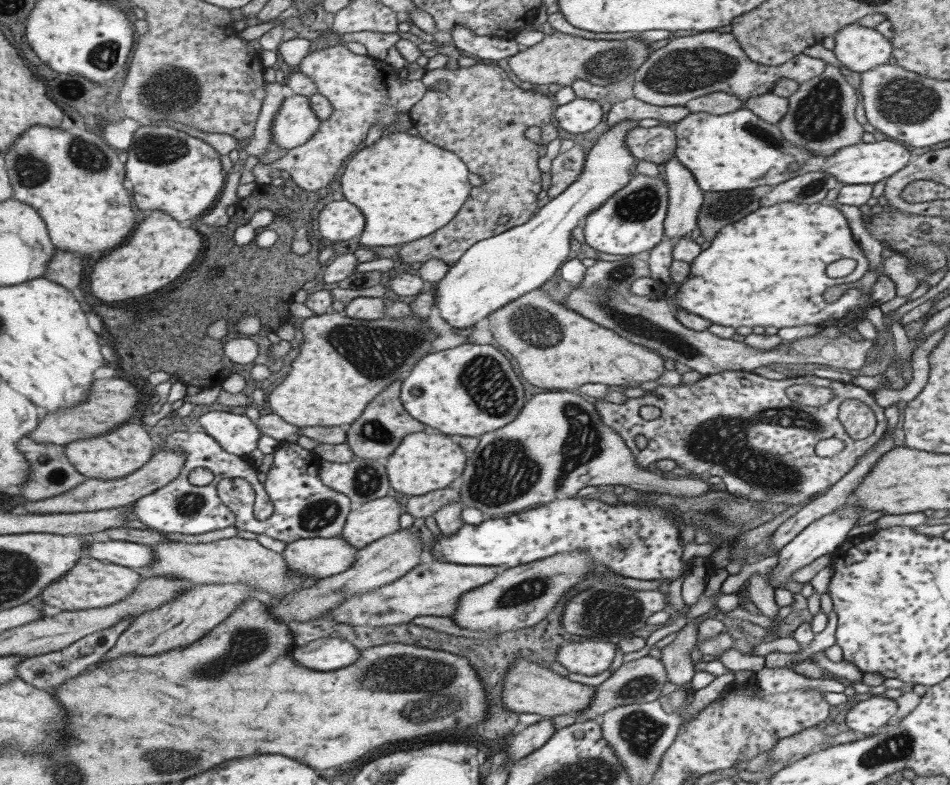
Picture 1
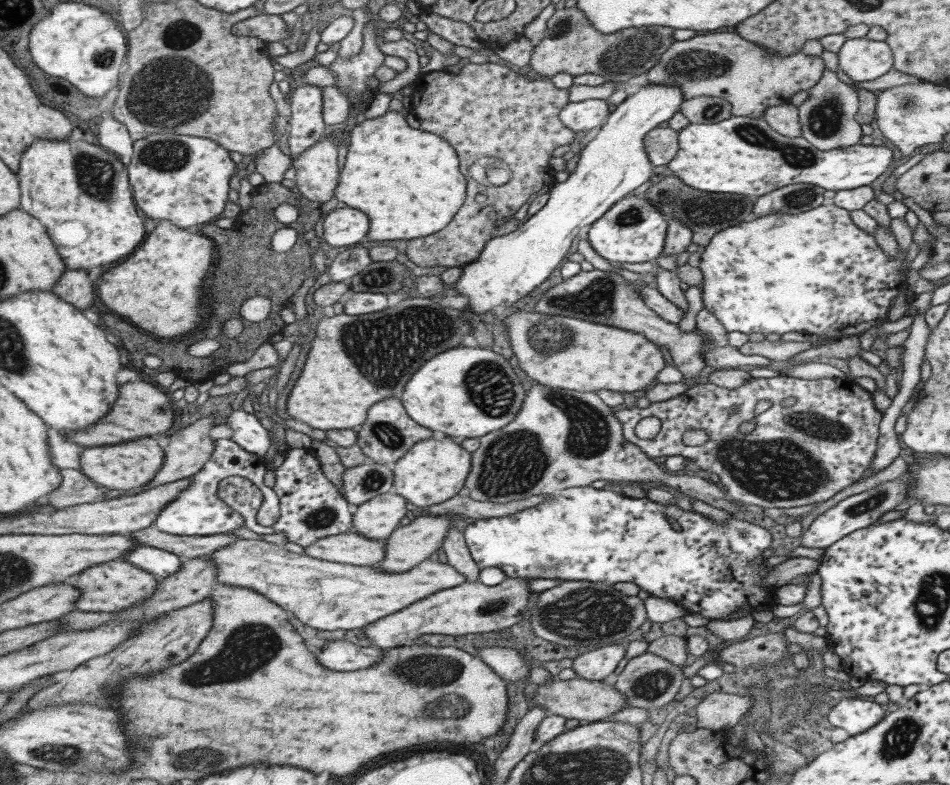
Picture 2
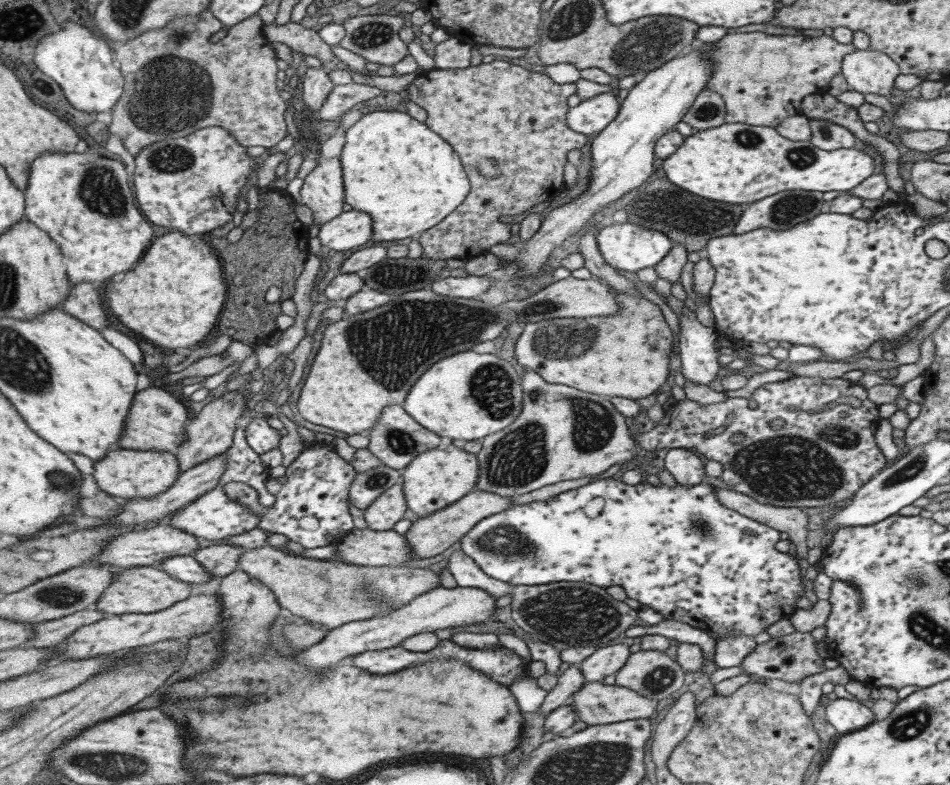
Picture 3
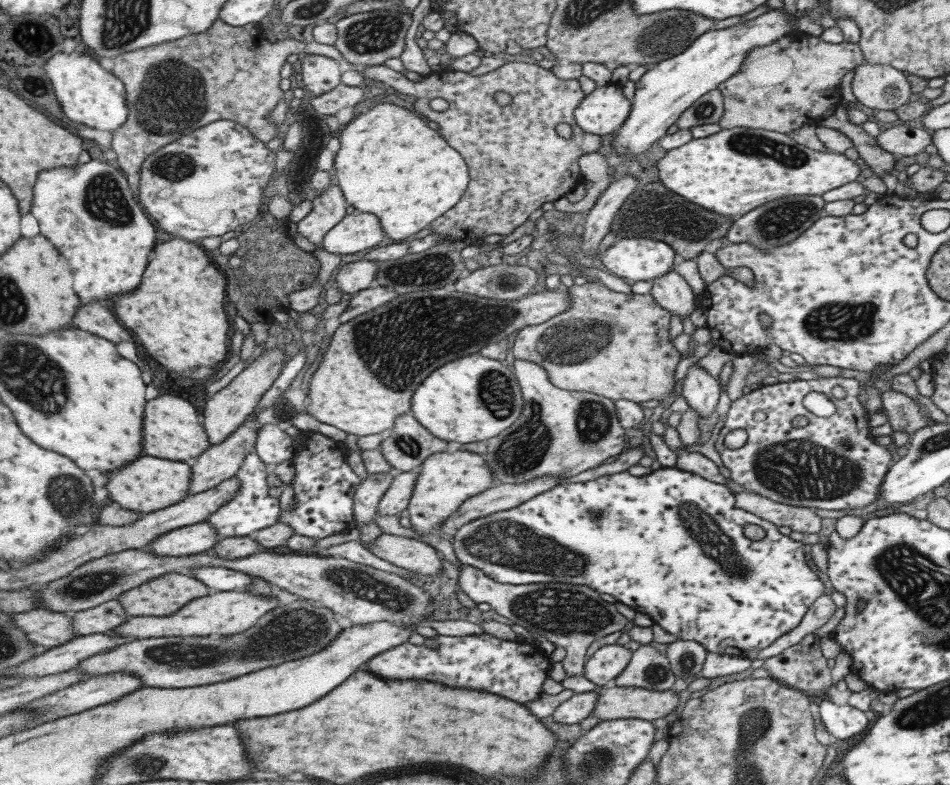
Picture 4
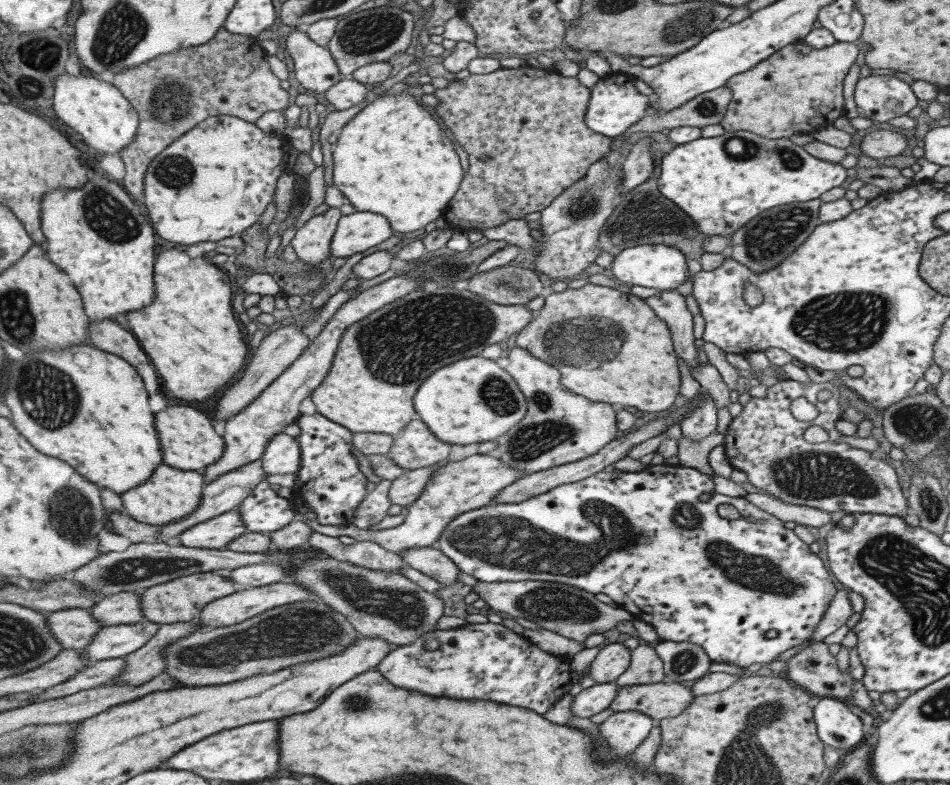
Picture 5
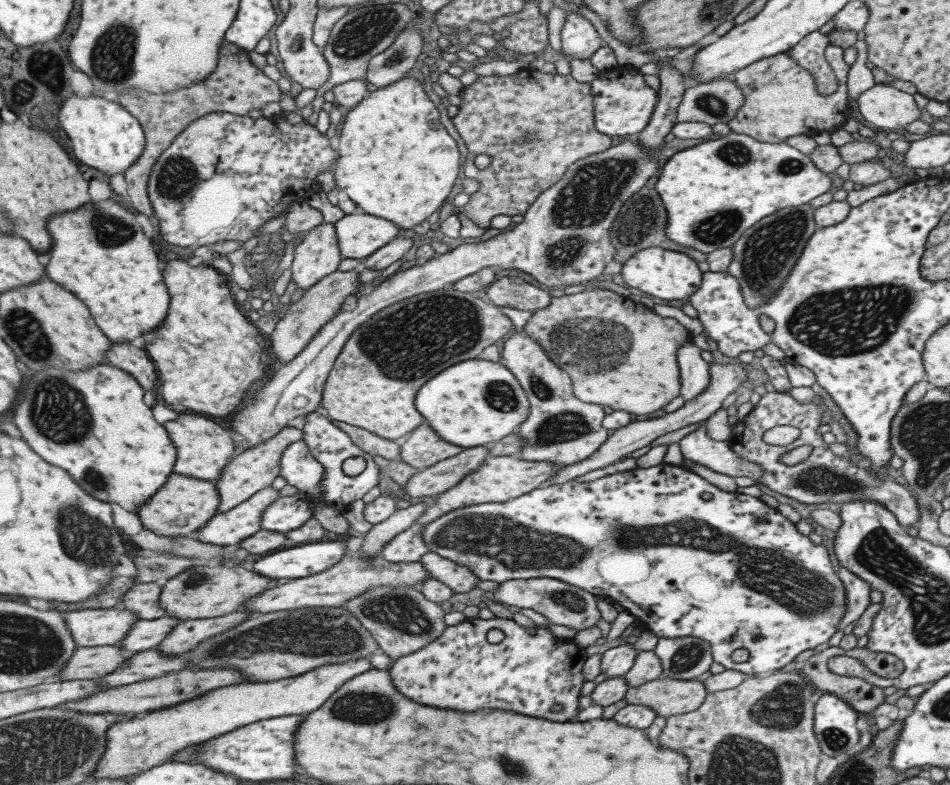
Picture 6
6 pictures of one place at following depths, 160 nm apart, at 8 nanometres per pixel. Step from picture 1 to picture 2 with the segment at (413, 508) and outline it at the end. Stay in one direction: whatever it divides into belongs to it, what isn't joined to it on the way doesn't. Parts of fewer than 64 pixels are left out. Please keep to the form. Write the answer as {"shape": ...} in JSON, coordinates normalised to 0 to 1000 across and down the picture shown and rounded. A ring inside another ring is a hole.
{"shape":[[[567,631],[557,634],[548,634],[548,637],[540,637],[540,639],[532,639],[532,642],[519,642],[517,639],[504,639],[494,633],[477,632],[468,637],[468,639],[460,641],[441,650],[444,655],[463,656],[477,654],[478,656],[492,657],[492,660],[525,660],[534,657],[547,650],[553,650],[569,642],[578,631]]]}

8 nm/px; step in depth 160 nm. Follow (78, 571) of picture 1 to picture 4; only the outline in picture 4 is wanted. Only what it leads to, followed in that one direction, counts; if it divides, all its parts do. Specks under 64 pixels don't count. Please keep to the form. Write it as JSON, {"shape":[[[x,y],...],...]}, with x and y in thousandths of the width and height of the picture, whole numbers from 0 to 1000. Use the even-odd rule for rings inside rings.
{"shape":[[[177,729],[137,749],[125,764],[136,786],[178,785],[200,764],[212,762],[220,754],[220,749],[205,735]]]}

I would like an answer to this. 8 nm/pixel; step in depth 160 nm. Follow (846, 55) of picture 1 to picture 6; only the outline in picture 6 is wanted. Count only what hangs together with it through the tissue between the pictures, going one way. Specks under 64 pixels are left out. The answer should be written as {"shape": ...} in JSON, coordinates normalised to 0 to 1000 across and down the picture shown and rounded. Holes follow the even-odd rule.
{"shape":[[[931,106],[921,107],[905,118],[901,130],[909,153],[931,166],[948,168],[957,155],[967,149],[960,120]]]}

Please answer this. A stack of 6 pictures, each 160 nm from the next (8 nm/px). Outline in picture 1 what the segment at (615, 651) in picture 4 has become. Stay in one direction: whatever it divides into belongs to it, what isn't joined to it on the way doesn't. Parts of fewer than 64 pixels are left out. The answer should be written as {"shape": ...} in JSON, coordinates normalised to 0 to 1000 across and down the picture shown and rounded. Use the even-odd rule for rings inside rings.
{"shape":[[[604,814],[585,828],[584,842],[598,856],[626,861],[641,851],[646,831],[647,822],[640,815]]]}

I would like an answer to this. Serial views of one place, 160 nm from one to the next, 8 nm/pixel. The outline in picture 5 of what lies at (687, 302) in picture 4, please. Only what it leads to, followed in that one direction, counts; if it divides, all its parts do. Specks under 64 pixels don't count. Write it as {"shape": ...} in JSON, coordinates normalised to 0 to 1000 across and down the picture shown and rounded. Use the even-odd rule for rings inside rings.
{"shape":[[[711,368],[694,371],[689,377],[677,380],[677,386],[703,415],[707,442],[712,455],[717,455],[719,465],[723,470],[734,468],[734,446],[729,439],[727,424],[727,399],[721,389],[720,378],[714,375]]]}

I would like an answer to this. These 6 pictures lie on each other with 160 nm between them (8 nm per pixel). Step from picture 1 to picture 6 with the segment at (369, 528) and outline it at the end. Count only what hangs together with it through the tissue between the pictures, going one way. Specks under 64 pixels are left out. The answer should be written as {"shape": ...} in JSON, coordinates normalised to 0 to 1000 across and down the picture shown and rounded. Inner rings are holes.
{"shape":[[[512,567],[485,571],[480,580],[435,603],[427,611],[424,623],[433,634],[458,633],[458,629],[464,629],[479,619],[482,611],[498,601],[512,585],[513,578]]]}

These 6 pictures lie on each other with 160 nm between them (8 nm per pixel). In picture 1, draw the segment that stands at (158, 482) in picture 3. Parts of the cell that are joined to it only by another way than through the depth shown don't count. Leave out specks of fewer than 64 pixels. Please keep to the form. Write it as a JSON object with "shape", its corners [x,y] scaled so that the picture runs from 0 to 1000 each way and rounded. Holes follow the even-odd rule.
{"shape":[[[135,536],[113,553],[81,561],[69,567],[68,571],[72,585],[85,604],[93,609],[121,611],[132,609],[155,591],[157,583],[160,583],[161,563],[157,561],[157,553],[151,545],[146,545],[146,539]]]}

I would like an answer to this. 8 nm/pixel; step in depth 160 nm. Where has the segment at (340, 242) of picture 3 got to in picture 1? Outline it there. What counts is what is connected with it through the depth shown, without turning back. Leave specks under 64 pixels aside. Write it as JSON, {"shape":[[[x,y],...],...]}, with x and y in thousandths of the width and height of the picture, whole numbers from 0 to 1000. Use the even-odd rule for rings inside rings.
{"shape":[[[363,255],[341,260],[334,279],[339,308],[369,306],[382,293],[380,270]]]}

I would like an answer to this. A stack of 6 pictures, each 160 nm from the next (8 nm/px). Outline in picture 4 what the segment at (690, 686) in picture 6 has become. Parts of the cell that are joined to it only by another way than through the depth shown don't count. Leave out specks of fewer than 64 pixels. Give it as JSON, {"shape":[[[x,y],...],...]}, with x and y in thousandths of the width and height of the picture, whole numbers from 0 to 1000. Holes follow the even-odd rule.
{"shape":[[[631,875],[622,911],[632,918],[671,915],[677,918],[698,915],[714,897],[709,880],[684,880],[671,875]]]}

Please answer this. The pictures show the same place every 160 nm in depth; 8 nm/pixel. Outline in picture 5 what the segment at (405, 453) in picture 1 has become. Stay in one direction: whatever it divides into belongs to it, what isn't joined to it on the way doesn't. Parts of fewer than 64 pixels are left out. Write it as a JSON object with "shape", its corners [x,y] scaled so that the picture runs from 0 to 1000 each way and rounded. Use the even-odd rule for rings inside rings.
{"shape":[[[499,578],[479,589],[471,586],[469,590],[465,590],[464,594],[457,597],[454,609],[447,615],[447,619],[441,628],[441,633],[431,642],[425,664],[419,670],[405,675],[392,676],[387,673],[380,675],[371,668],[367,670],[353,670],[348,668],[340,670],[340,668],[336,668],[332,662],[320,661],[313,652],[312,647],[309,648],[309,655],[326,670],[328,678],[348,684],[363,682],[372,685],[374,689],[387,688],[399,694],[403,701],[420,707],[429,698],[458,694],[463,678],[475,661],[493,650],[515,643],[521,629],[553,604],[555,603],[536,596],[531,589],[514,578]]]}

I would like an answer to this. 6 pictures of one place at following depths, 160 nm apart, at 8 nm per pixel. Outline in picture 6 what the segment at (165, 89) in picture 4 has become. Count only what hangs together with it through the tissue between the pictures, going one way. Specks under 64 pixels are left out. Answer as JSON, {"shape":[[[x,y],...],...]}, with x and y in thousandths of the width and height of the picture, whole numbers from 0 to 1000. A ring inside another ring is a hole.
{"shape":[[[234,48],[231,57],[227,88],[219,94],[212,104],[194,110],[179,117],[157,118],[155,115],[134,115],[127,120],[128,134],[132,140],[142,146],[152,168],[152,187],[143,204],[132,220],[132,245],[127,252],[138,260],[140,268],[159,275],[159,262],[156,251],[156,224],[160,211],[167,204],[167,199],[182,178],[198,161],[198,158],[214,148],[224,145],[226,141],[239,141],[252,148],[259,146],[262,140],[274,140],[282,130],[292,130],[295,116],[275,88],[271,88],[260,75],[260,65],[239,54]]]}

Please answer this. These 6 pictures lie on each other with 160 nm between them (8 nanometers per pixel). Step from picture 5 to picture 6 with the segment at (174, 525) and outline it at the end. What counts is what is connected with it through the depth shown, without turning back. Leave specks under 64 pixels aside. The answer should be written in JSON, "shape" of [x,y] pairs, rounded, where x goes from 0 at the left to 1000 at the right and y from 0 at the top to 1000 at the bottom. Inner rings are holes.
{"shape":[[[300,543],[280,562],[258,572],[252,580],[245,581],[239,590],[238,596],[235,597],[232,608],[228,609],[228,615],[226,617],[229,627],[228,632],[231,632],[231,646],[228,646],[227,652],[234,654],[243,650],[243,647],[251,645],[254,639],[261,637],[272,624],[281,622],[287,614],[287,609],[293,605],[294,585],[298,572],[314,561],[318,561],[318,548]]]}

